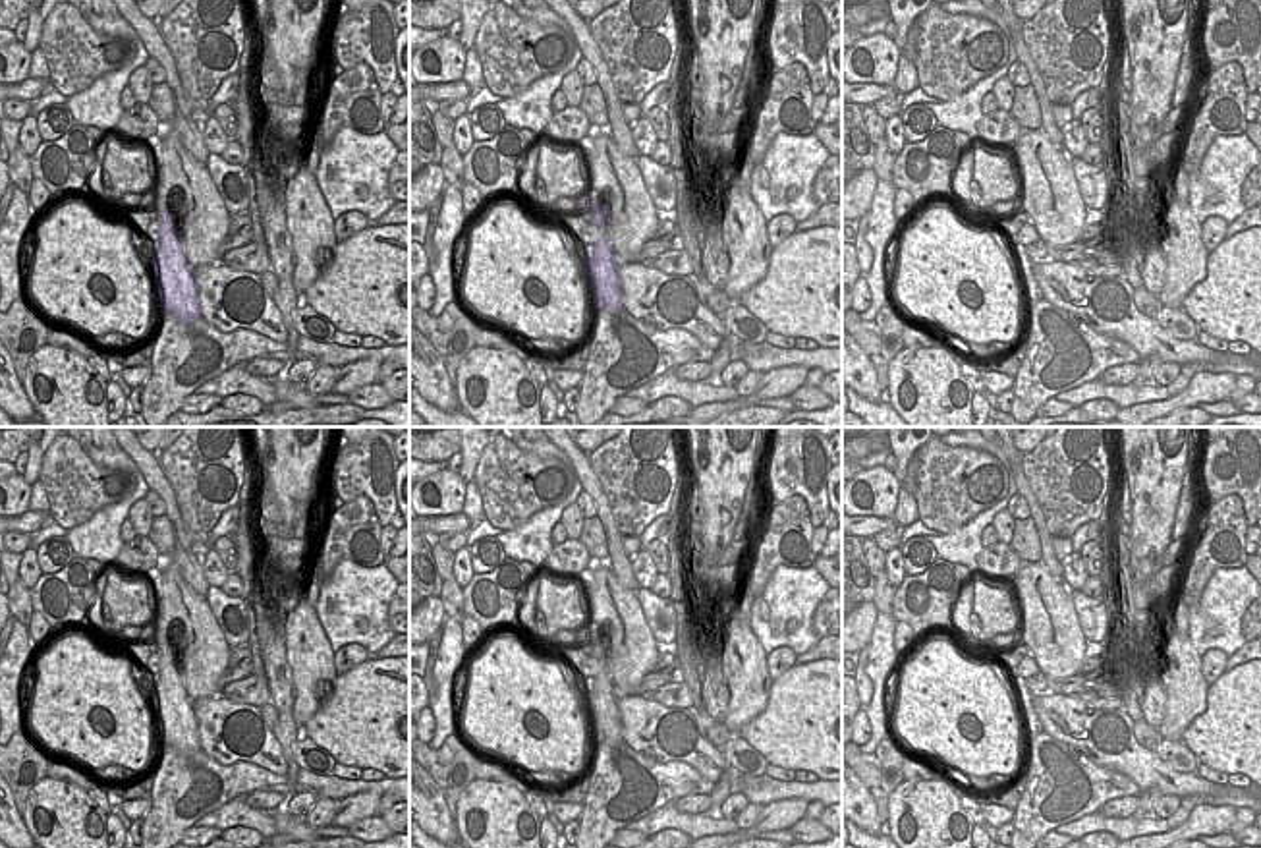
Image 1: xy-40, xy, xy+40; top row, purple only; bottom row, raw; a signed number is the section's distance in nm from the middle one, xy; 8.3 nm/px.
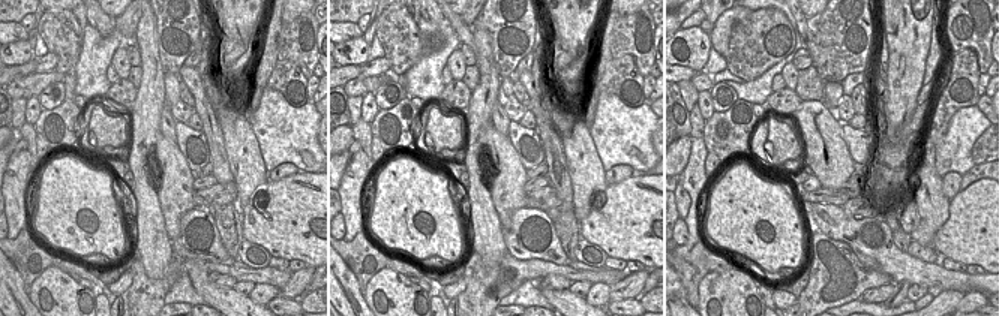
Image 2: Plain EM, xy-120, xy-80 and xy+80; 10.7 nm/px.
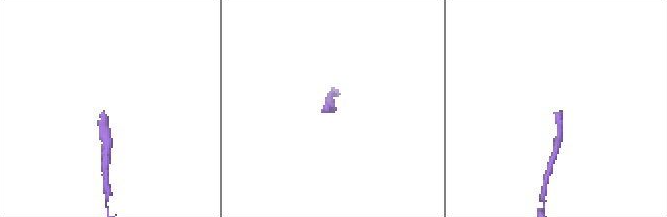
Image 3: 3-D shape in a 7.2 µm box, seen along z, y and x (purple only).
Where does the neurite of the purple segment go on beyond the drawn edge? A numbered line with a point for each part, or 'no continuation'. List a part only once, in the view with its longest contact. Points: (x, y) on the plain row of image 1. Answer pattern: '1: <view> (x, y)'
1: xy-40 (159, 626).

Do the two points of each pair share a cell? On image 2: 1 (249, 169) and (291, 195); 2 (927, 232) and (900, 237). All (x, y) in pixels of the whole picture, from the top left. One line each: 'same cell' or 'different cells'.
1: different cells
2: different cells

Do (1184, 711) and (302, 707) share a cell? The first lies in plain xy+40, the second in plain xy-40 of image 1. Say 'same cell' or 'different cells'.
same cell

